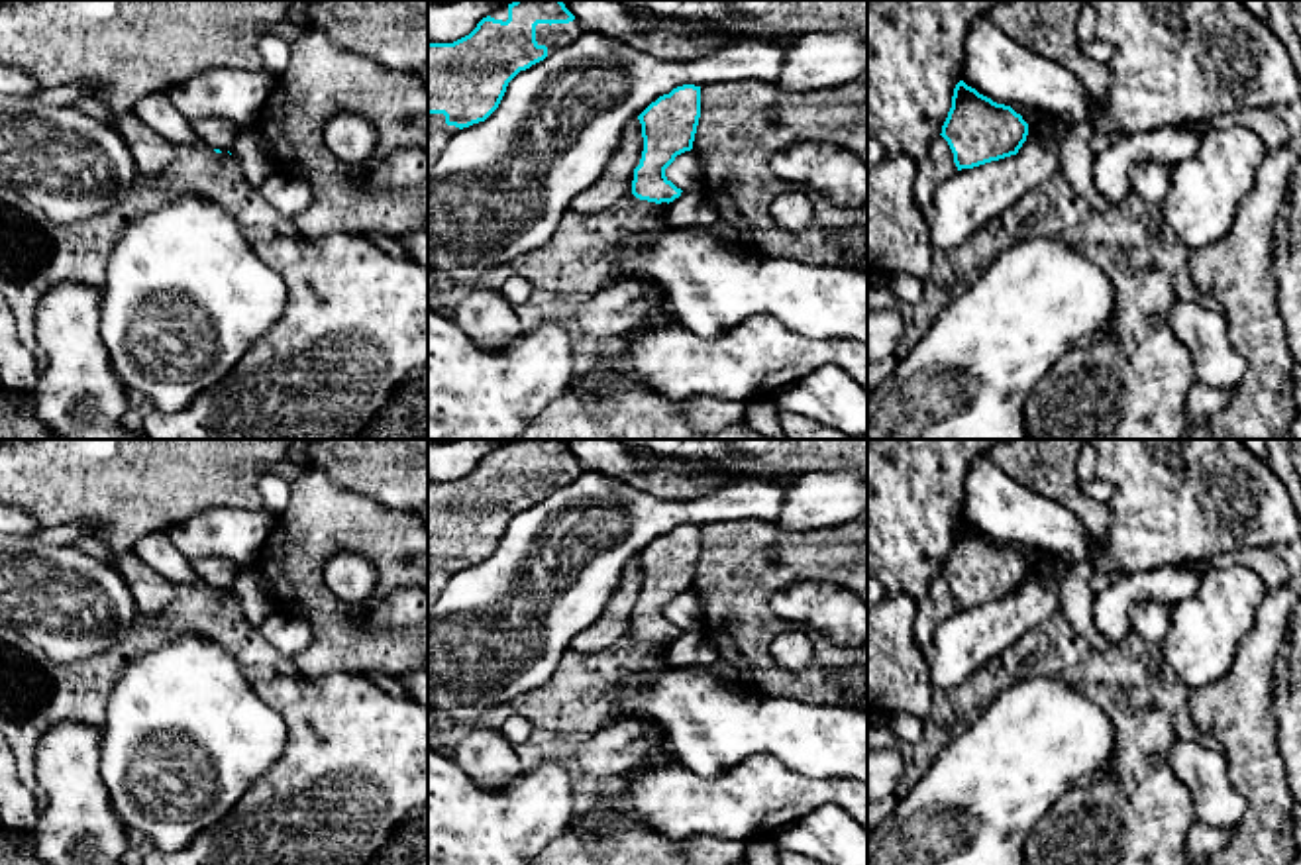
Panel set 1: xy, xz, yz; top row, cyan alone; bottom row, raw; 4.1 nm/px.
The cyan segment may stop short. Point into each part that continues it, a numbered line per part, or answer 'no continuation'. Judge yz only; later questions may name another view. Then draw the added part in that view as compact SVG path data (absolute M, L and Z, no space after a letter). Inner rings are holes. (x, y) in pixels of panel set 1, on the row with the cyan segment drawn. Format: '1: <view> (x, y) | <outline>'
no continuation

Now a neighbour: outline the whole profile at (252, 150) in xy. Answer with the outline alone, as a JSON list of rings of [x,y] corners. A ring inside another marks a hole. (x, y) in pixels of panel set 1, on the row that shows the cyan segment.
[[[245,126],[230,149],[247,182],[259,190],[263,180],[279,171],[267,135],[257,126]]]

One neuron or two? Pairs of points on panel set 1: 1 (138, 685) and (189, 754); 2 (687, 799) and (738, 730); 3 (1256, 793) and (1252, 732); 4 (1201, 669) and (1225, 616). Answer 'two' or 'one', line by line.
1: one
2: two
3: one
4: one

